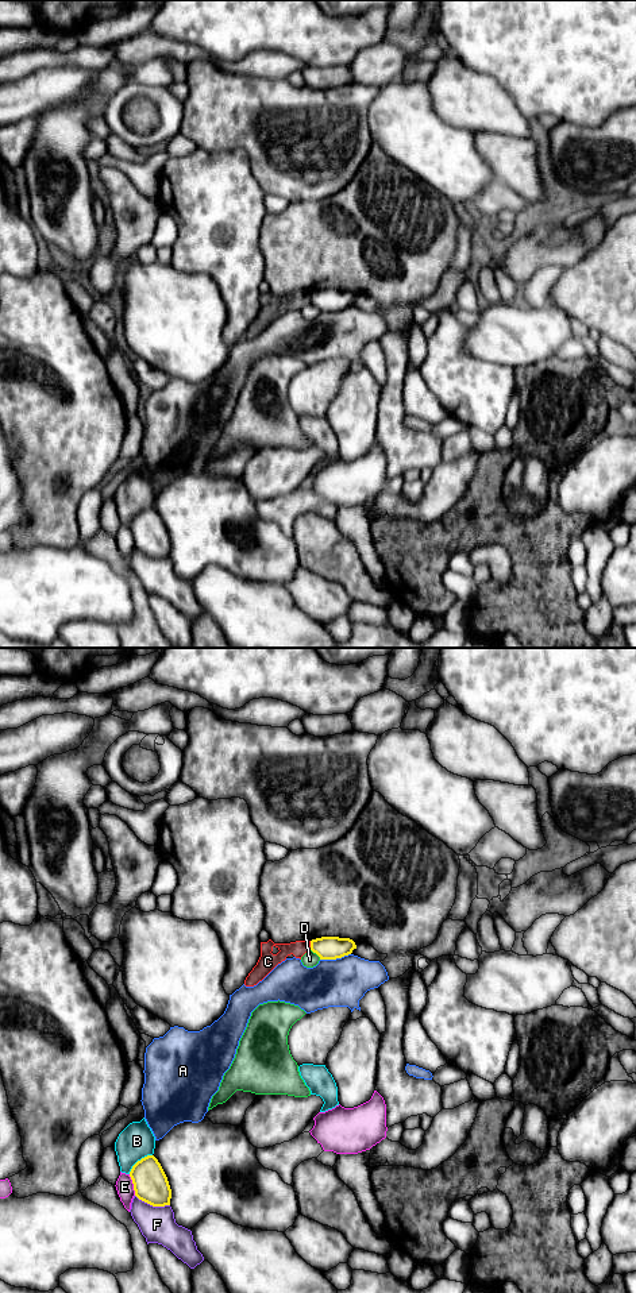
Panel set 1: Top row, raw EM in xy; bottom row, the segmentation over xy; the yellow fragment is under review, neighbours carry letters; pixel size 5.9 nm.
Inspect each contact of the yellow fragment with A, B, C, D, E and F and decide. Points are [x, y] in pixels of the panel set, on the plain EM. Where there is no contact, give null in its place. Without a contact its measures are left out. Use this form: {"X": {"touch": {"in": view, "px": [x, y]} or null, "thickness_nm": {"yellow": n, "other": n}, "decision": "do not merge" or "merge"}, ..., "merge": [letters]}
{"A": {"touch": {"in": "xy", "px": [335, 311]}, "thickness_nm": {"yellow": 140, "other": 280}, "decision": "do not merge"}, "B": {"touch": {"in": "xy", "px": [138, 513]}, "thickness_nm": {"yellow": 200, "other": 220}, "decision": "do not merge"}, "C": {"touch": {"in": "xy", "px": [311, 297]}, "thickness_nm": {"yellow": 140, "other": 90}, "decision": "do not merge"}, "D": {"touch": {"in": "xy", "px": [316, 305]}, "thickness_nm": {"yellow": 140, "other": 90}, "decision": "do not merge"}, "E": {"touch": {"in": "xy", "px": [134, 537]}, "thickness_nm": {"yellow": 200, "other": 110}, "decision": "do not merge"}, "F": {"touch": {"in": "xy", "px": [153, 558]}, "thickness_nm": {"yellow": 200, "other": 220}, "decision": "do not merge"}, "merge": []}

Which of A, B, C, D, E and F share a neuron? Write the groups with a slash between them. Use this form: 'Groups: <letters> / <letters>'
Groups: A / B / C / D / E / F

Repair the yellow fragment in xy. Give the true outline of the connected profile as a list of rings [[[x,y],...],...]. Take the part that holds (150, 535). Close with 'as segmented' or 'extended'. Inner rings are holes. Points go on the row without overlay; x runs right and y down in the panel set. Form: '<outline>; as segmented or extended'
[[[154,507],[138,513],[132,518],[130,529],[139,552],[153,559],[170,557],[171,541],[161,516]]]; as segmented

